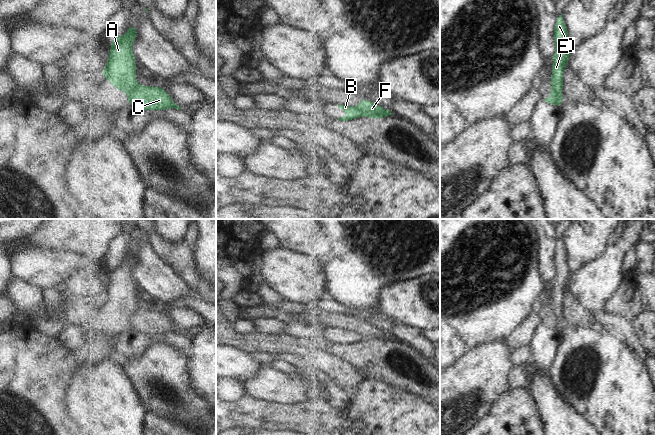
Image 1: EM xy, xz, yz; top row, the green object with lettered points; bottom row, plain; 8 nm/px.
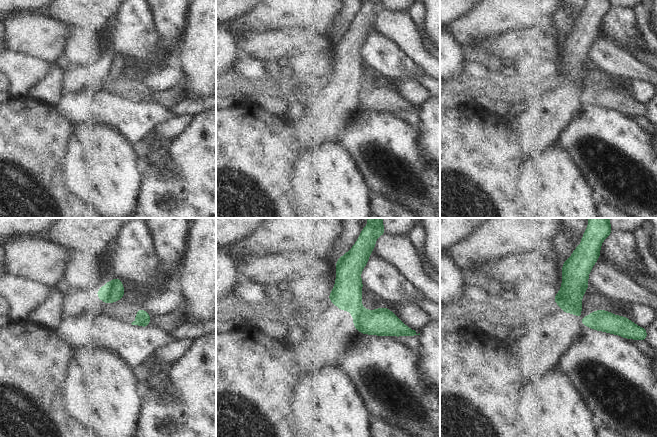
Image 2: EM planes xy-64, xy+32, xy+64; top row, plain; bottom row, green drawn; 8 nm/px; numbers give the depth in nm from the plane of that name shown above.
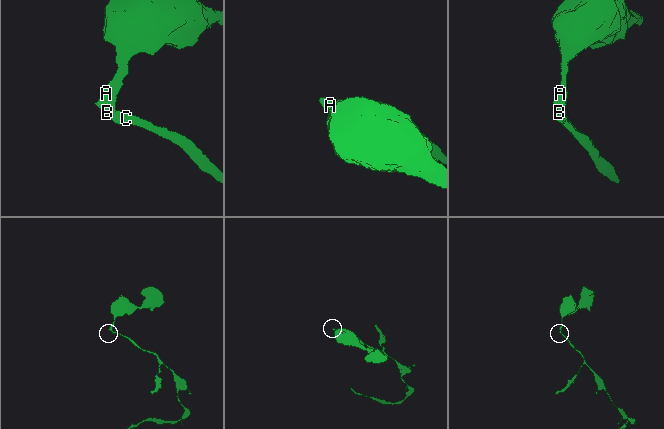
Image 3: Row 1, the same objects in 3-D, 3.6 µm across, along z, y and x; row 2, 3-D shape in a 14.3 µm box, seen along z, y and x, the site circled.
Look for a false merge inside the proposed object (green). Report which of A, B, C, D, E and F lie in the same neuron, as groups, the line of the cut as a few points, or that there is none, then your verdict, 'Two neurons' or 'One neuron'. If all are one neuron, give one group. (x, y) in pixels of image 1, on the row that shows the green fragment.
Groups: A B D E / C F. Split along yz (552, 86), (561, 95). Two neurons.

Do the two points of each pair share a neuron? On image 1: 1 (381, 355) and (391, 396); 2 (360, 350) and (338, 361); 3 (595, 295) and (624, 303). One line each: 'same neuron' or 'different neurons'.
1: different neurons
2: same neuron
3: different neurons

